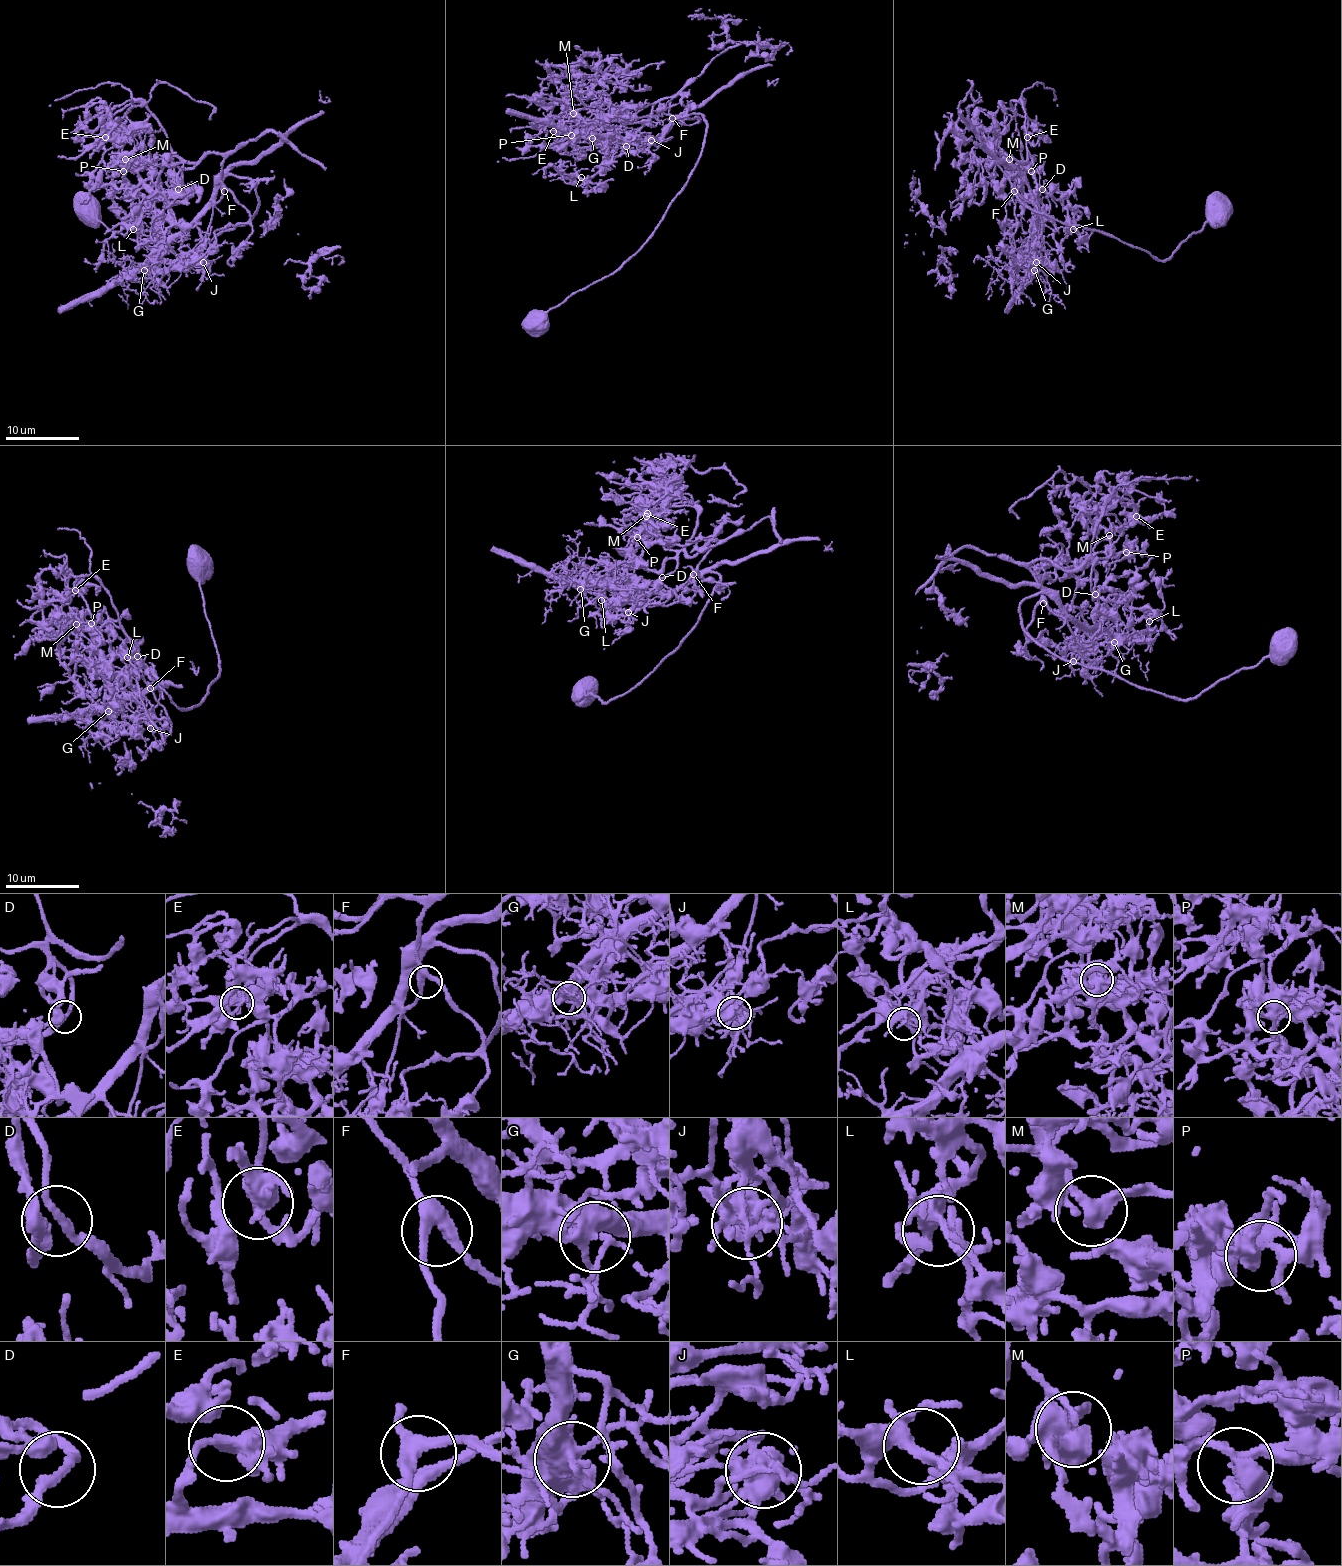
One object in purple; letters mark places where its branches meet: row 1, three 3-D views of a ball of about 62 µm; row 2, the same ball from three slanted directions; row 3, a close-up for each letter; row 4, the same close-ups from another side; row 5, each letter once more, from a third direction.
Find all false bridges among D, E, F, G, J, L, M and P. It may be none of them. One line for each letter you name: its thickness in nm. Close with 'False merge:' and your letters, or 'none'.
J: calibre 220 nm
False merge: J

